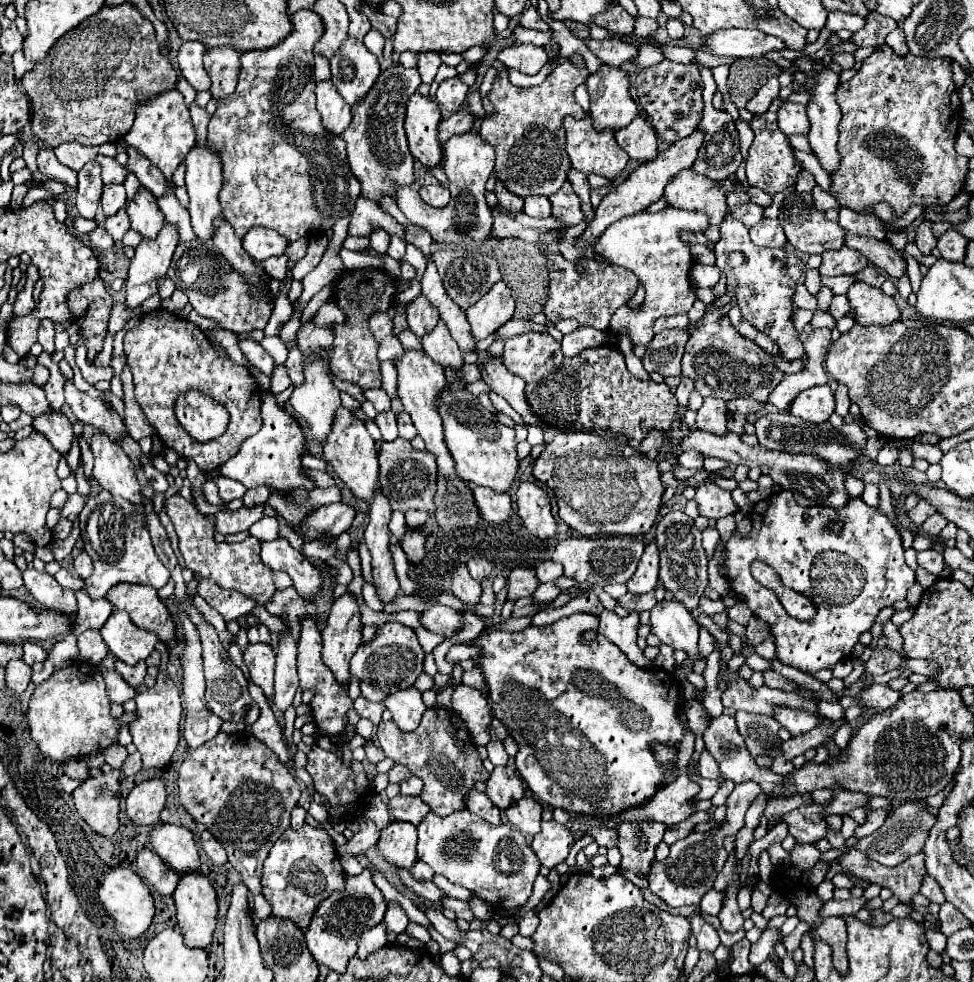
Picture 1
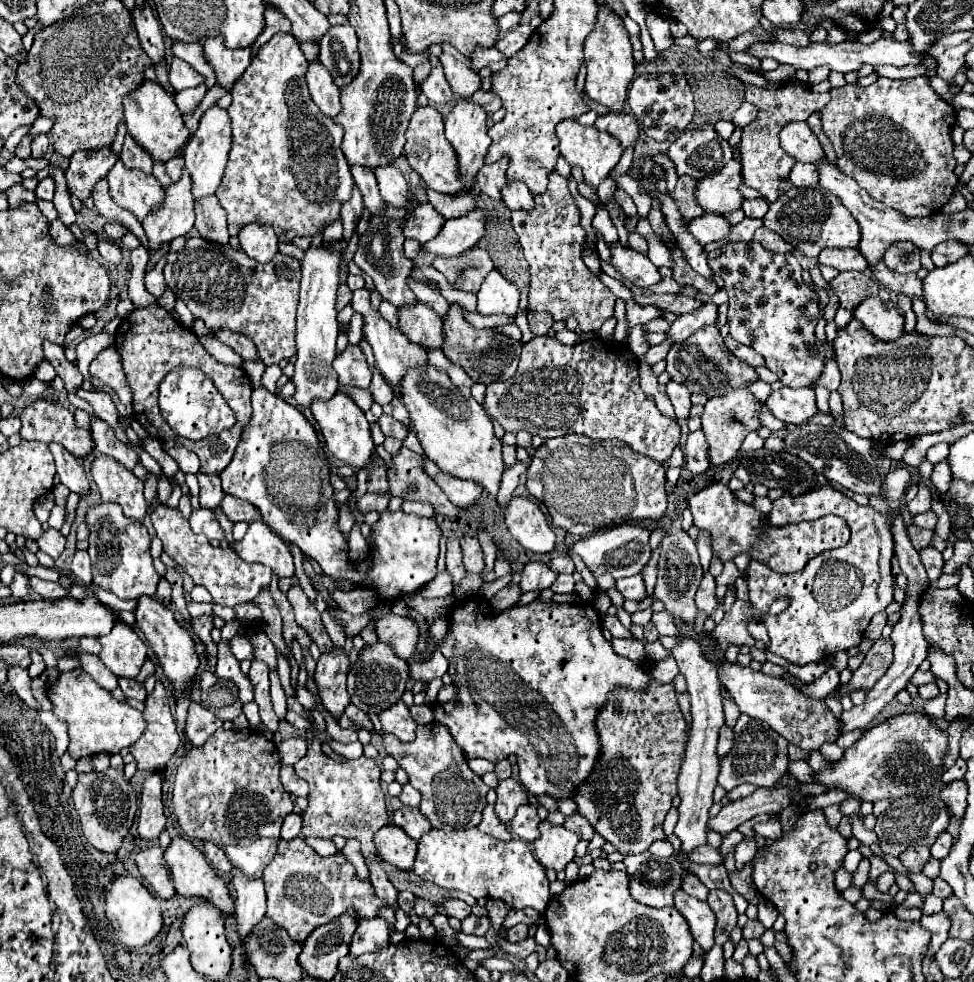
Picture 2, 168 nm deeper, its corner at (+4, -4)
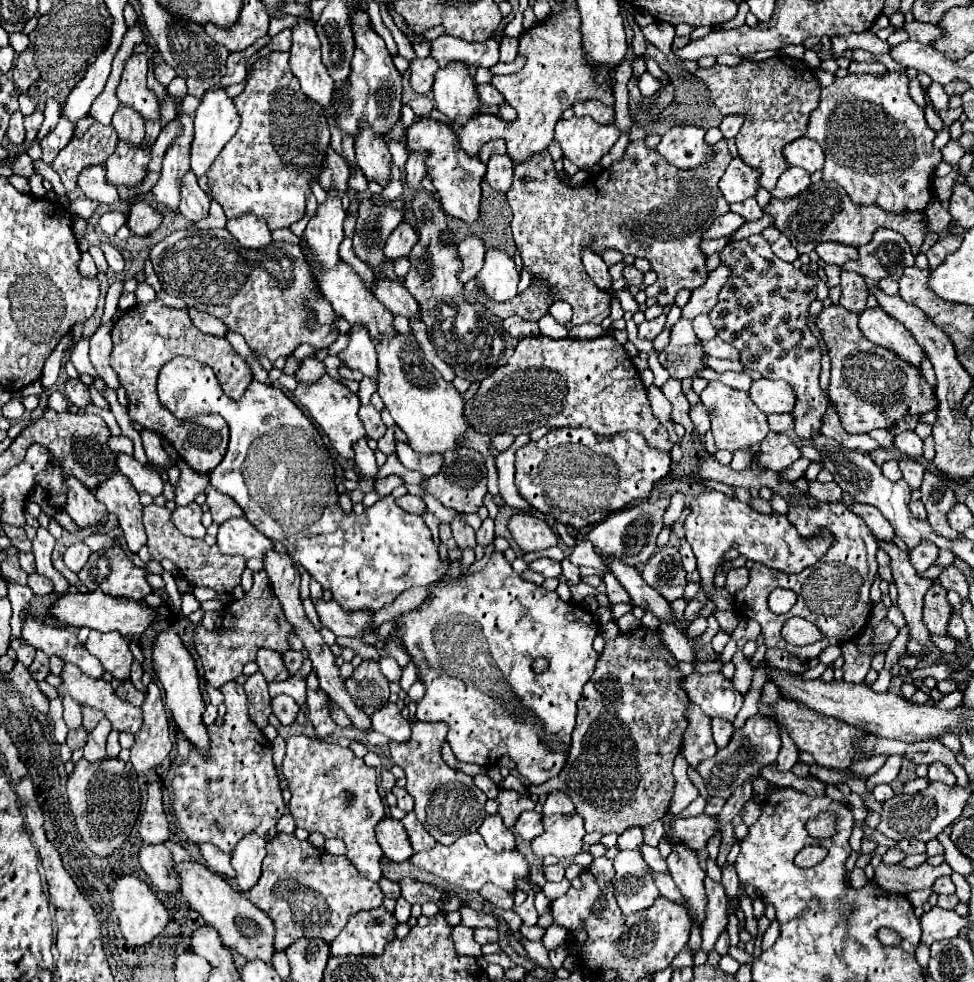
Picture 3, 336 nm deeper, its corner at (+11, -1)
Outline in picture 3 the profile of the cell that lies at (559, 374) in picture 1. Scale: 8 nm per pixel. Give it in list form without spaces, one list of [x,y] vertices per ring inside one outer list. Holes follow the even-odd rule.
[[[609,334],[593,340],[563,338],[555,340],[549,336],[531,336],[519,340],[515,354],[507,364],[489,374],[477,394],[465,402],[465,418],[475,432],[497,436],[497,434],[529,434],[541,426],[551,428],[591,428],[595,434],[619,434],[623,430],[639,430],[653,448],[671,450],[667,428],[651,414],[645,386],[635,370],[625,348]]]

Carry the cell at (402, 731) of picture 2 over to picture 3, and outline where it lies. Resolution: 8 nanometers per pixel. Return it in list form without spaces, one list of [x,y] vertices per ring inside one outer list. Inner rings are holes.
[[[385,704],[371,716],[373,730],[385,734],[395,742],[407,742],[411,736],[411,724],[401,716],[397,704]]]

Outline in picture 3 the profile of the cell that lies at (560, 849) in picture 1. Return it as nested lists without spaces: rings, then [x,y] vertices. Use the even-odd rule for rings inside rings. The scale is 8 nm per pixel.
[[[579,814],[545,816],[543,826],[545,826],[545,832],[531,842],[539,858],[545,858],[549,854],[557,858],[573,858],[581,852],[583,836],[587,832],[583,828],[583,820]]]

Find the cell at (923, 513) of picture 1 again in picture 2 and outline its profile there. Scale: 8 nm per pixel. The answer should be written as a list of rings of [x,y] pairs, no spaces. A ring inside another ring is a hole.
[[[920,485],[918,495],[908,503],[908,511],[914,517],[914,515],[920,515],[920,513],[928,513],[930,505],[932,505],[932,493],[928,491],[928,487]]]

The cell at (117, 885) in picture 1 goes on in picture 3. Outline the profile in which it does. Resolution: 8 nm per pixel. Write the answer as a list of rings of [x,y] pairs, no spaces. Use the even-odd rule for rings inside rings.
[[[121,876],[117,878],[115,886],[111,888],[113,894],[113,908],[115,914],[119,918],[119,928],[127,940],[127,944],[131,946],[143,946],[149,944],[155,936],[159,936],[167,922],[169,922],[169,912],[165,908],[165,904],[155,896],[155,892],[139,878],[135,876]]]

